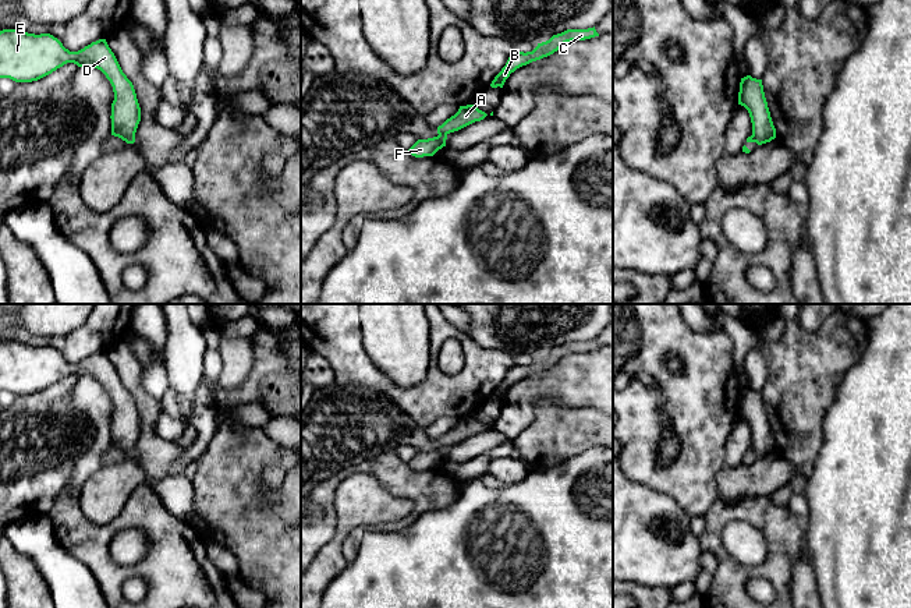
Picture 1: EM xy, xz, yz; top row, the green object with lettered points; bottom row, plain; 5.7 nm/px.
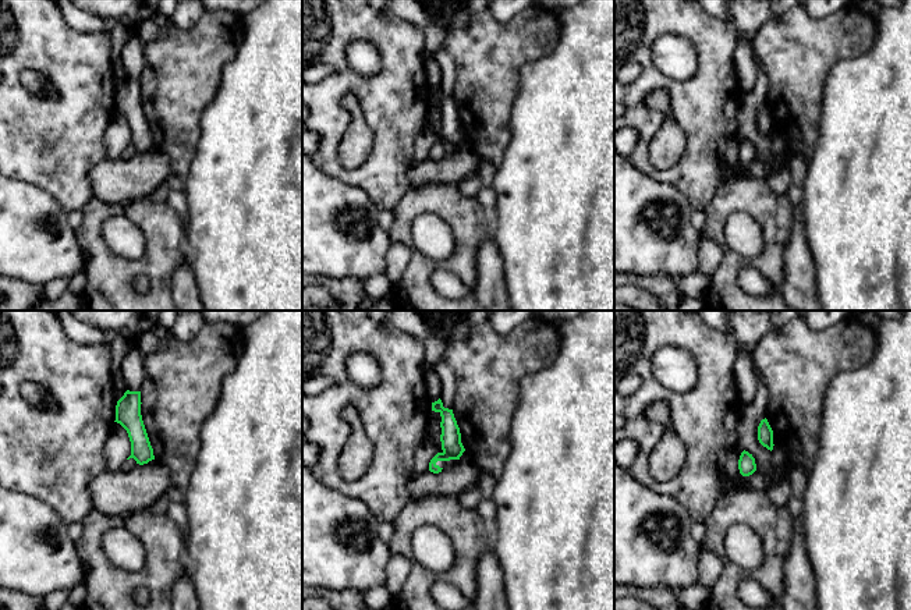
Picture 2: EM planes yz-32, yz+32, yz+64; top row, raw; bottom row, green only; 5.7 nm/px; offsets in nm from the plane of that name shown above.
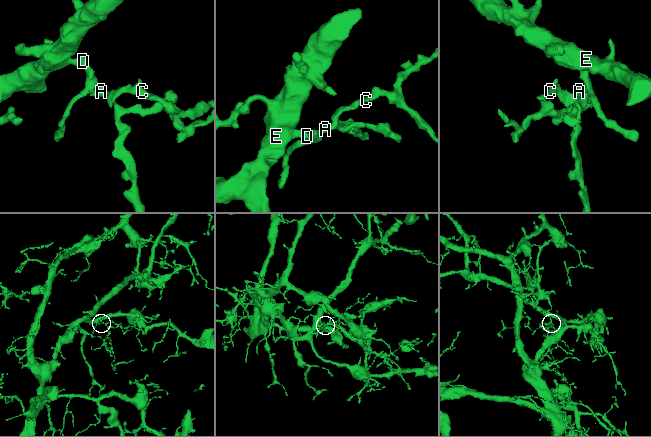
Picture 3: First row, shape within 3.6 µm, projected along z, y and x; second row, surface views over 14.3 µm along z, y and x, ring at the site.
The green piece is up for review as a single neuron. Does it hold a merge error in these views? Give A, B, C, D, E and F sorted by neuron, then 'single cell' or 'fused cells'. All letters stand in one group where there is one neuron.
A B C / D E F | fused cells

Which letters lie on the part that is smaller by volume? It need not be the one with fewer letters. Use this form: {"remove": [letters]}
{"remove": ["A", "B", "C"]}

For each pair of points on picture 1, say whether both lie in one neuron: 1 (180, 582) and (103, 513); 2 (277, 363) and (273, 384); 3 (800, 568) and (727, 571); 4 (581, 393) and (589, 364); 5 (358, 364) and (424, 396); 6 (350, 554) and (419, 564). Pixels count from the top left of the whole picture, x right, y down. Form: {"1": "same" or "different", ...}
{"1": "different", "2": "different", "3": "different", "4": "same", "5": "same", "6": "different"}

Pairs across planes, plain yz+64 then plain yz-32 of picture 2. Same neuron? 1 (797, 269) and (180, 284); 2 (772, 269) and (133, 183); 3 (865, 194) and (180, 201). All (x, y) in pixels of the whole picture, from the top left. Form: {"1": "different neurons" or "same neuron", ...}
{"1": "same neuron", "2": "different neurons", "3": "different neurons"}

